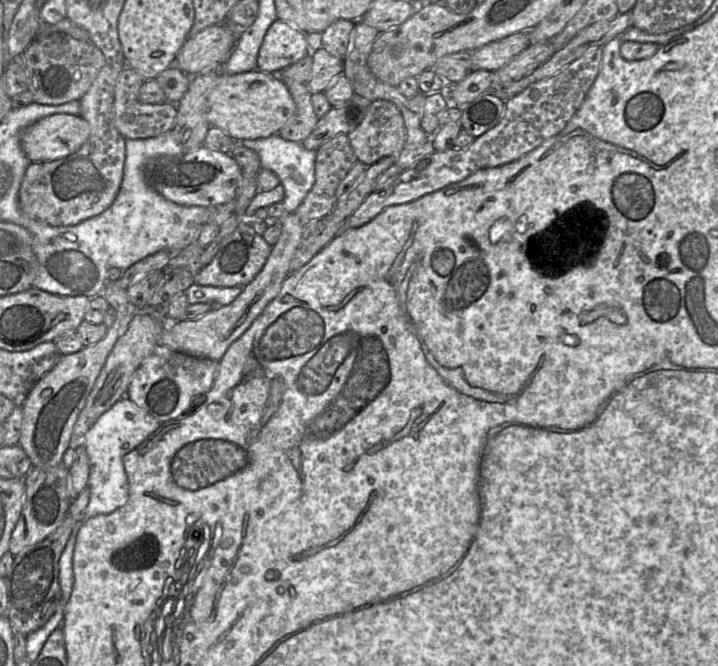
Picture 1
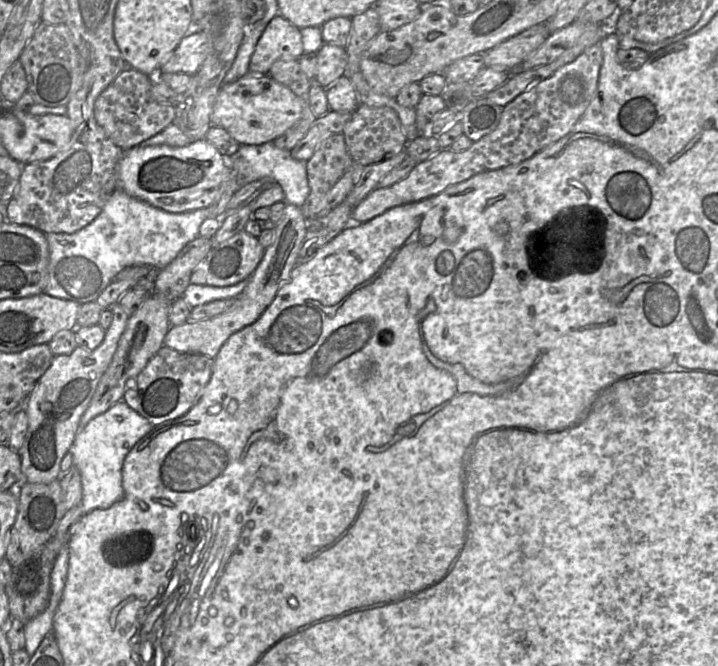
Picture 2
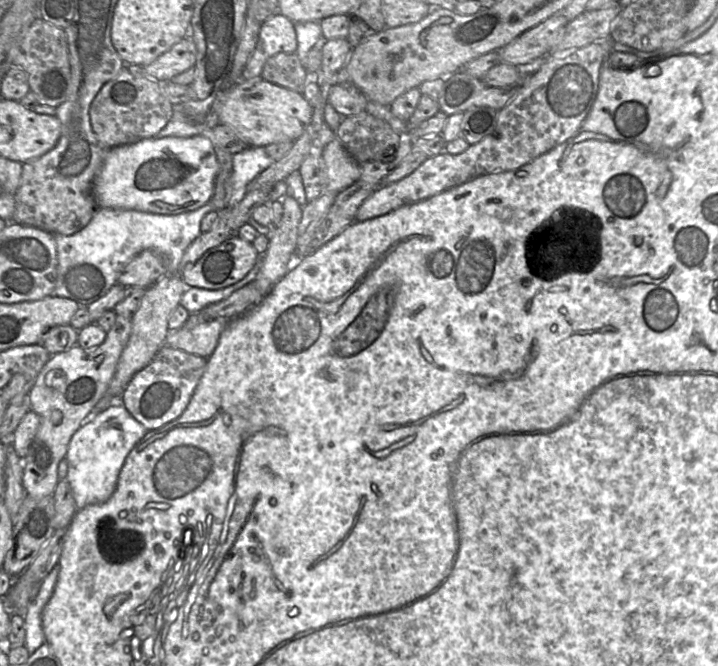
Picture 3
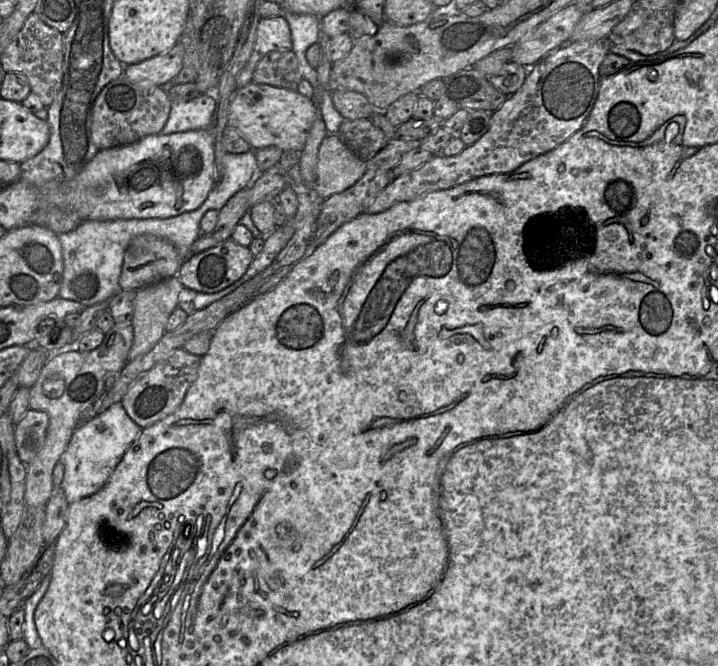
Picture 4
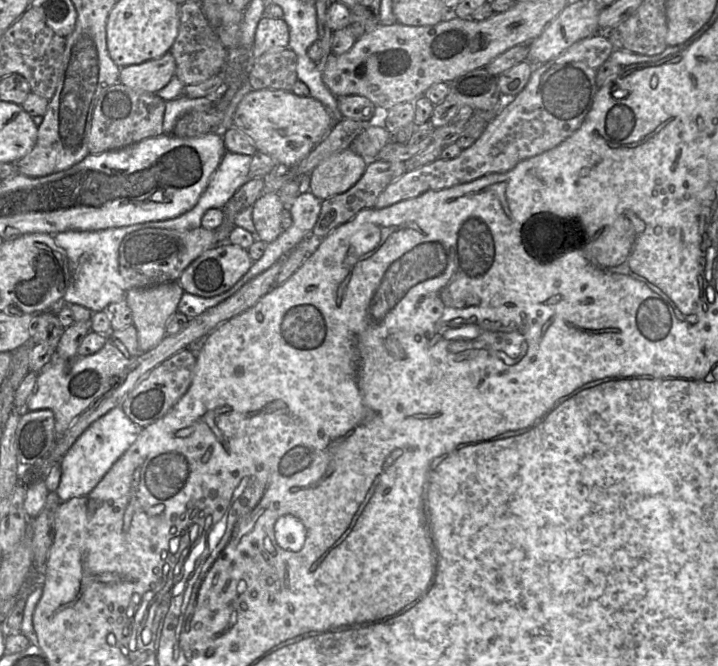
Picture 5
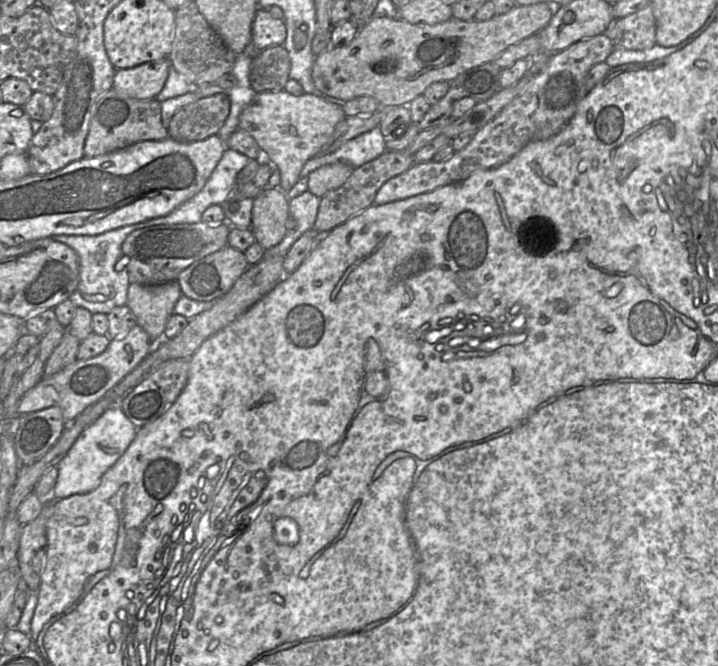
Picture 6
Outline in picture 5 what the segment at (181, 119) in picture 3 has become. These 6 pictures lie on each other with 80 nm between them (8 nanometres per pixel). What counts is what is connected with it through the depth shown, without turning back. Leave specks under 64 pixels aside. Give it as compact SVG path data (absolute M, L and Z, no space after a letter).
M220 93L213 97L188 98L183 95L166 102L166 108L163 120L164 134L172 134L176 122L180 117L189 111L207 111L210 110L215 102L221 99Z

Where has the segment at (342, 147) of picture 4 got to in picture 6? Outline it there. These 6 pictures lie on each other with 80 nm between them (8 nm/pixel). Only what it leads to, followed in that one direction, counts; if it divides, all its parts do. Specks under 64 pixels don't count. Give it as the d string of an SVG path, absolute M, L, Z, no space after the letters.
M343 163L322 166L308 176L308 189L311 194L322 198L328 192L341 187L352 174L354 168Z

